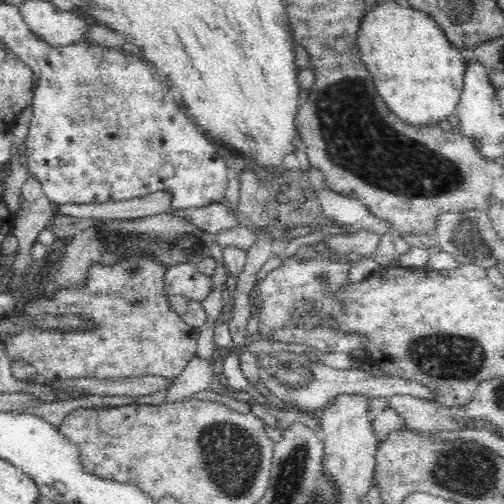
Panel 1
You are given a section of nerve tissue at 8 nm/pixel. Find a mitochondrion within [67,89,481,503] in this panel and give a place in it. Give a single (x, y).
(233, 454)

